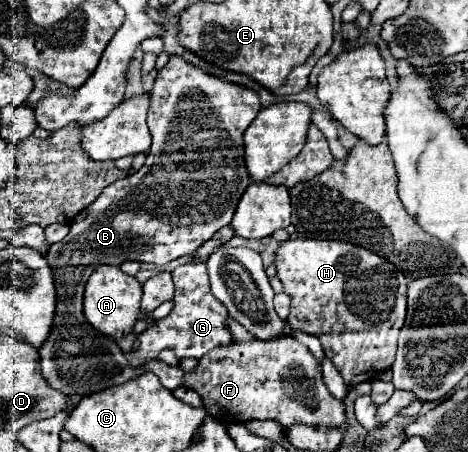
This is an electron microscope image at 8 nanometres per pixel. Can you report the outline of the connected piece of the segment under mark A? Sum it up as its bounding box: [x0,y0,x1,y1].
[84,265,142,341]

